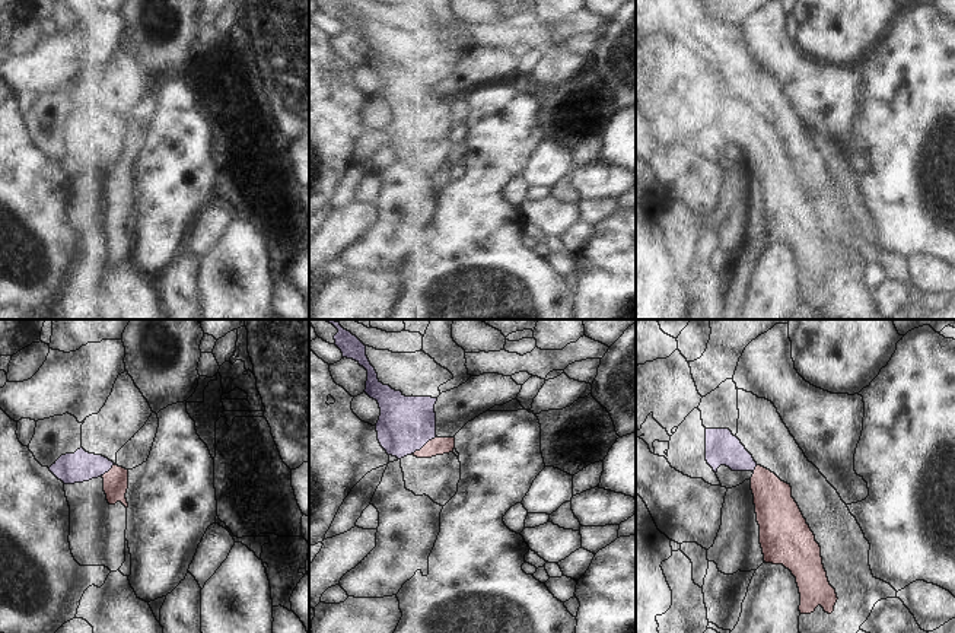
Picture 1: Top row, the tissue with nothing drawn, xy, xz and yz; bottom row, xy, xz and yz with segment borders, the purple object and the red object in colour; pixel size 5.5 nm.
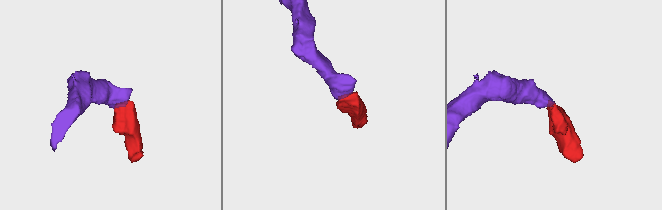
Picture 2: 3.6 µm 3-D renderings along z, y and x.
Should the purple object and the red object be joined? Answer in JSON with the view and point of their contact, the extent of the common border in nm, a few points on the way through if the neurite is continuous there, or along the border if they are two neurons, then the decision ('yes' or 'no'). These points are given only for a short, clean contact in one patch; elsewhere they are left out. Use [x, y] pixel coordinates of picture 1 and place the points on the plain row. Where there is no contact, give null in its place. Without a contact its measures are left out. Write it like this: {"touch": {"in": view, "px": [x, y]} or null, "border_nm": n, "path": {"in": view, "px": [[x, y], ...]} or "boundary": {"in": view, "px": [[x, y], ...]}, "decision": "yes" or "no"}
{"touch": {"in": "xz", "px": [423, 118]}, "border_nm": 180, "path": {"in": "xz", "px": [[406, 98], [423, 118], [439, 118]]}, "decision": "yes"}

